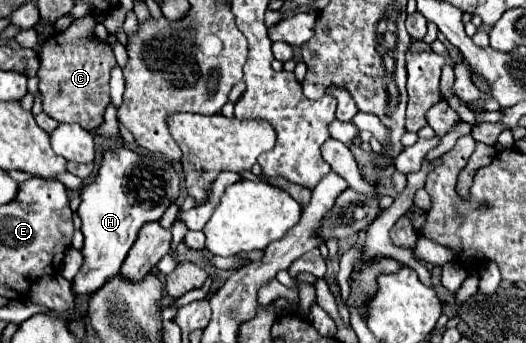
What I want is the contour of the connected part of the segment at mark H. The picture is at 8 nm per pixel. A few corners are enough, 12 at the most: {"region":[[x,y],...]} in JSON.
{"region":[[103,153],[81,189],[85,263],[75,295],[103,287],[139,229],[181,193],[161,157]]}

